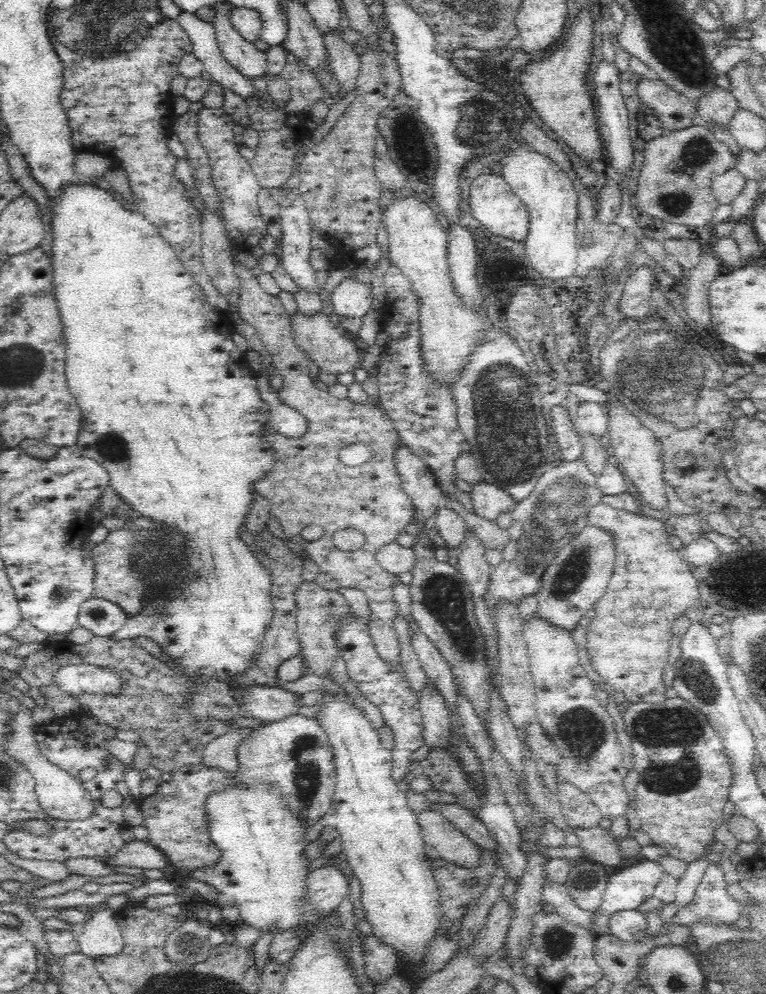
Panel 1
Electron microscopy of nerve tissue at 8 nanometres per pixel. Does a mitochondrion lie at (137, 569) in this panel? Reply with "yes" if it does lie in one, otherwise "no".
yes

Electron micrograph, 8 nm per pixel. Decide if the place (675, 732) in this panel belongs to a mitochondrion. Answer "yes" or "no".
yes

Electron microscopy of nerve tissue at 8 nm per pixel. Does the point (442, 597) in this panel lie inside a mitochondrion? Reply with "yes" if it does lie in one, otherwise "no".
yes

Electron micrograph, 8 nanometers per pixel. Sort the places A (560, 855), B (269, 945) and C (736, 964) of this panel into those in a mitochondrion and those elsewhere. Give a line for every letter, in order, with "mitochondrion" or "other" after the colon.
A: other
B: other
C: mitochondrion

